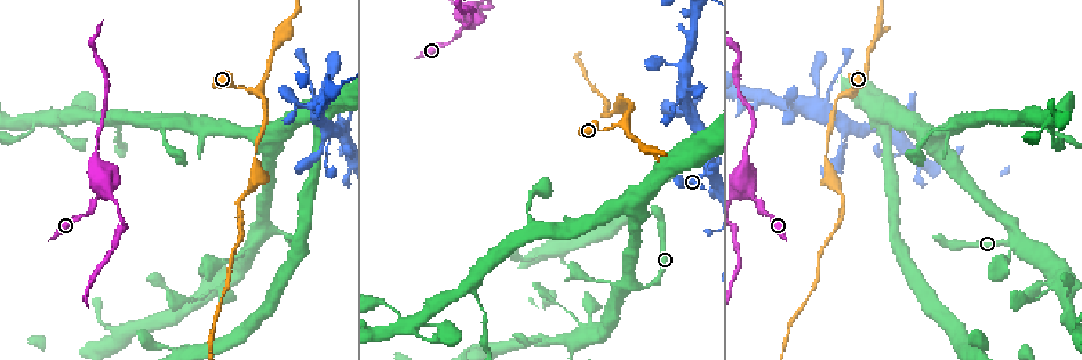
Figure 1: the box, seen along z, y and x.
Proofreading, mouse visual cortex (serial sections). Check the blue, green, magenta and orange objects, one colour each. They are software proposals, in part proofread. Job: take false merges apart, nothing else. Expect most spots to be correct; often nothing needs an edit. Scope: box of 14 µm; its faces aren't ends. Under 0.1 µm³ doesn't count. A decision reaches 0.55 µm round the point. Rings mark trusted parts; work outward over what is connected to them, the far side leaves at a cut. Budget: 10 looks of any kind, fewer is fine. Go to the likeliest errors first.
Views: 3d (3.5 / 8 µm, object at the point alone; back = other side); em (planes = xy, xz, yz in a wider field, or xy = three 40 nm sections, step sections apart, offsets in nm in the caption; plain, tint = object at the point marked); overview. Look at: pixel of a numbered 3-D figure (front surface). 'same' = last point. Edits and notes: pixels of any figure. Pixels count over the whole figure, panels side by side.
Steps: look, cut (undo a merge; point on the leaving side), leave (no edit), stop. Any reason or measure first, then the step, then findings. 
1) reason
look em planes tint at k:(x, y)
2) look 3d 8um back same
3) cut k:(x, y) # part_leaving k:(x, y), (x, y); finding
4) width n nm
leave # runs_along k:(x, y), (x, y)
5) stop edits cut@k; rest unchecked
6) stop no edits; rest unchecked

branch point
look 3d 3.5um at 1:(850, 89)

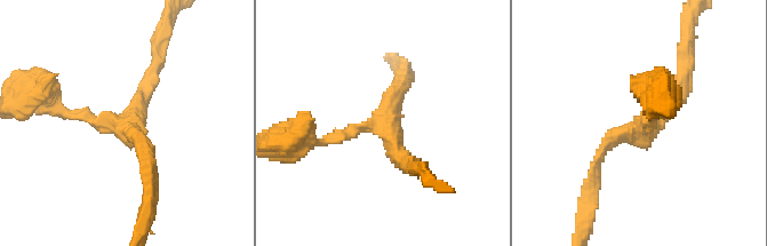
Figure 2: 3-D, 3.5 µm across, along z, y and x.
arms 3; arm_widths 150, 150, 250 nm; now the EM
look em xy step 1 tint at 2:(124, 129)

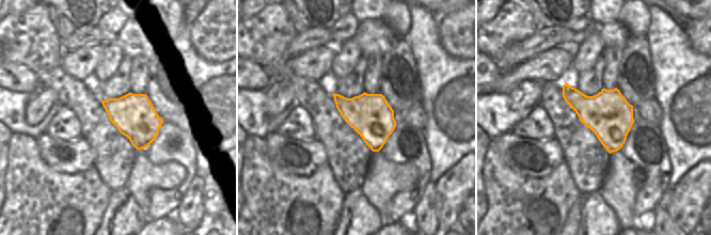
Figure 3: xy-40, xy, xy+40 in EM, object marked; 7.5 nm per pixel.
leave # runs_along 2:(314, 142), (381, 125), (405, 74); one cell here

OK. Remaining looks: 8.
thick turns thin
look 3d 3.5um at 1:(292, 99)

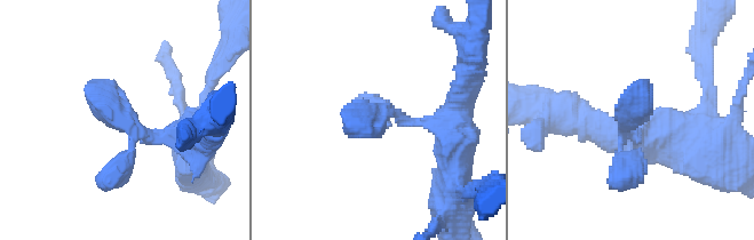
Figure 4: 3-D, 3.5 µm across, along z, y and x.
look em xy step 5 tint at 4:(126, 118)

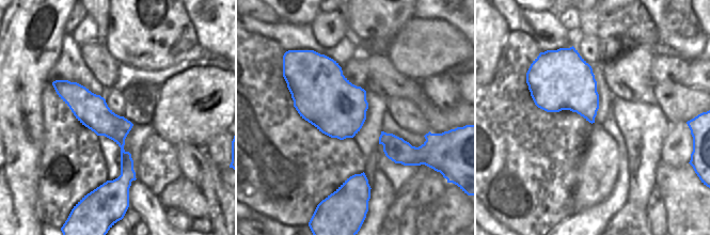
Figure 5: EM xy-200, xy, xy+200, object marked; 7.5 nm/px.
another direction
look em xy step 2 tint same

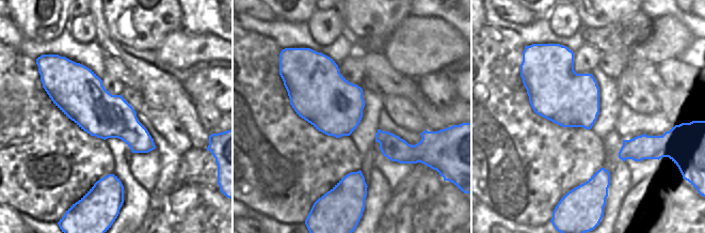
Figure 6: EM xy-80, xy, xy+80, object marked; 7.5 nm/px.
leave # runs_along 4:(200, 141), (147, 137), (87, 88); all the same cell

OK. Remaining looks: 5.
a narrow waist
look 3d 8um at 1:(481, 309)

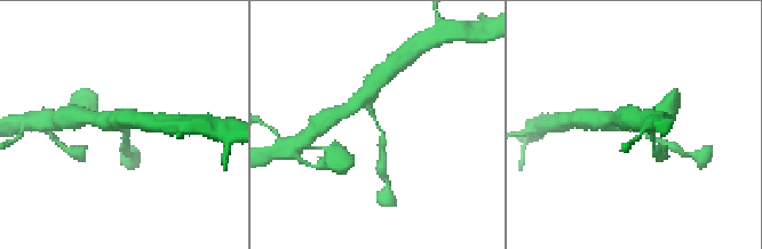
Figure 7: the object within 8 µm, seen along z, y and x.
zoom in
look 3d 3.5um at 7:(379, 129)

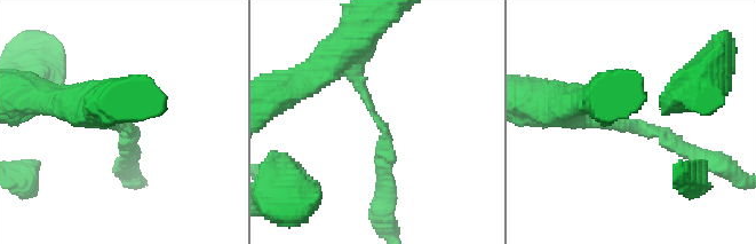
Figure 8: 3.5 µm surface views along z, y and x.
arm_widths 200, 250 nm
look em xy step 2 tint at 8:(375, 119)

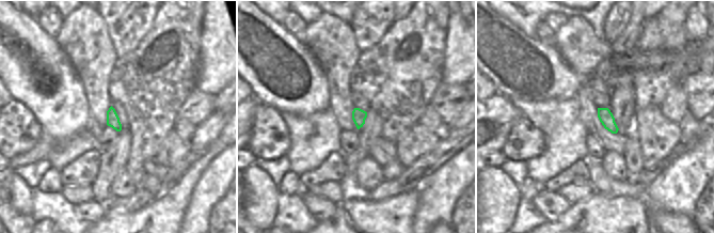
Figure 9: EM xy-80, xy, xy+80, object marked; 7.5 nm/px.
leave # runs_along 8:(557, 105), (695, 155); all the same cell

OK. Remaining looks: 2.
thick turns thin
look 3d 8um back at 1:(681, 113)

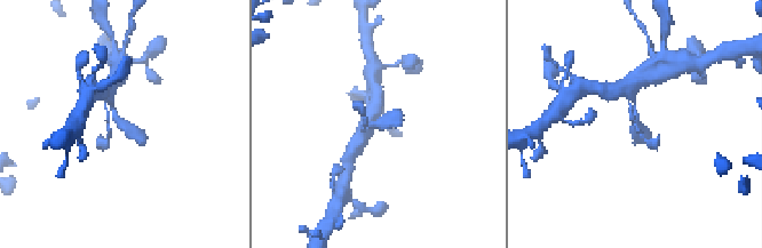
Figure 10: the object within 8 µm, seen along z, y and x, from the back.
look 3d 3.5um at 10:(122, 125)

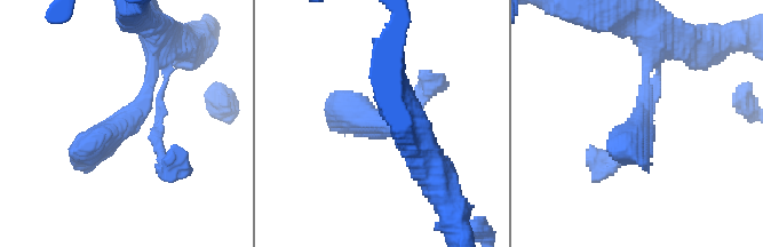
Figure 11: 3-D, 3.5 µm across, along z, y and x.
leave # runs_along 11:(155, 54), (148, 96), (85, 170); one cell here

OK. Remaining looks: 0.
stop no edits; rest unchecked

